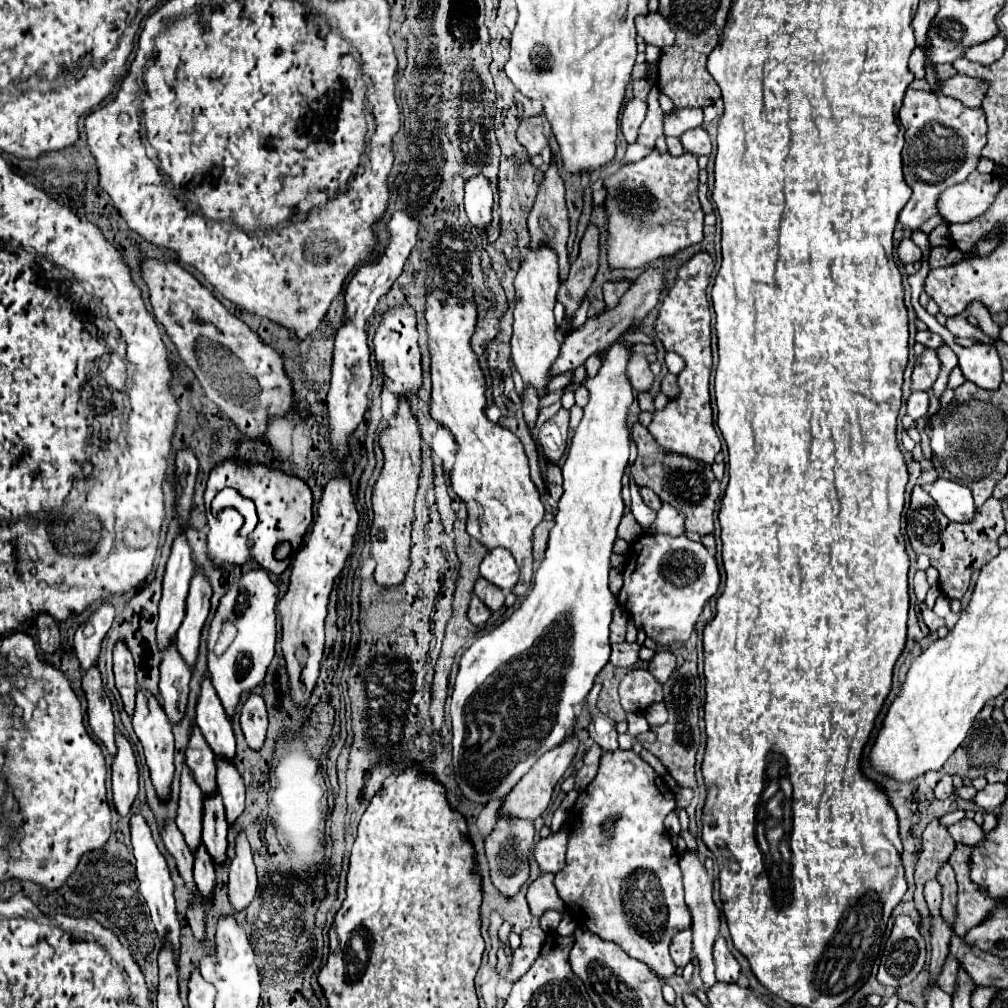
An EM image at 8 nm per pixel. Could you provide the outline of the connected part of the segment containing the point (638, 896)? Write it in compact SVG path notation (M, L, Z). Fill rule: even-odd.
M633 749L603 753L595 779L583 789L567 815L571 835L567 843L567 865L555 875L555 887L559 897L565 901L573 919L597 933L605 941L613 941L623 947L631 957L649 965L659 979L675 975L677 967L669 955L671 939L691 927L691 913L683 901L683 881L679 869L679 853L671 845L669 833L663 825L669 811L675 809L675 795L669 785L643 761ZM619 813L619 821L613 827L613 835L603 831L603 819Z

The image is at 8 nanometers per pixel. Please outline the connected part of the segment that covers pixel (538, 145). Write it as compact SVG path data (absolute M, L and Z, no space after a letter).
M529 117L521 121L517 129L517 141L527 149L531 157L539 155L549 145L543 129L543 117Z

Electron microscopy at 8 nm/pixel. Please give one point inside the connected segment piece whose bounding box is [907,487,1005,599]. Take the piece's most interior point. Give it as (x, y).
(955, 549)

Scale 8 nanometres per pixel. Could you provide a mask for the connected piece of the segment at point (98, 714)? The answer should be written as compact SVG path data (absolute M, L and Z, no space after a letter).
M97 665L83 673L83 691L87 697L87 715L93 733L105 743L111 755L115 755L115 725L113 725L113 711L111 701L103 691L103 681L99 675Z

